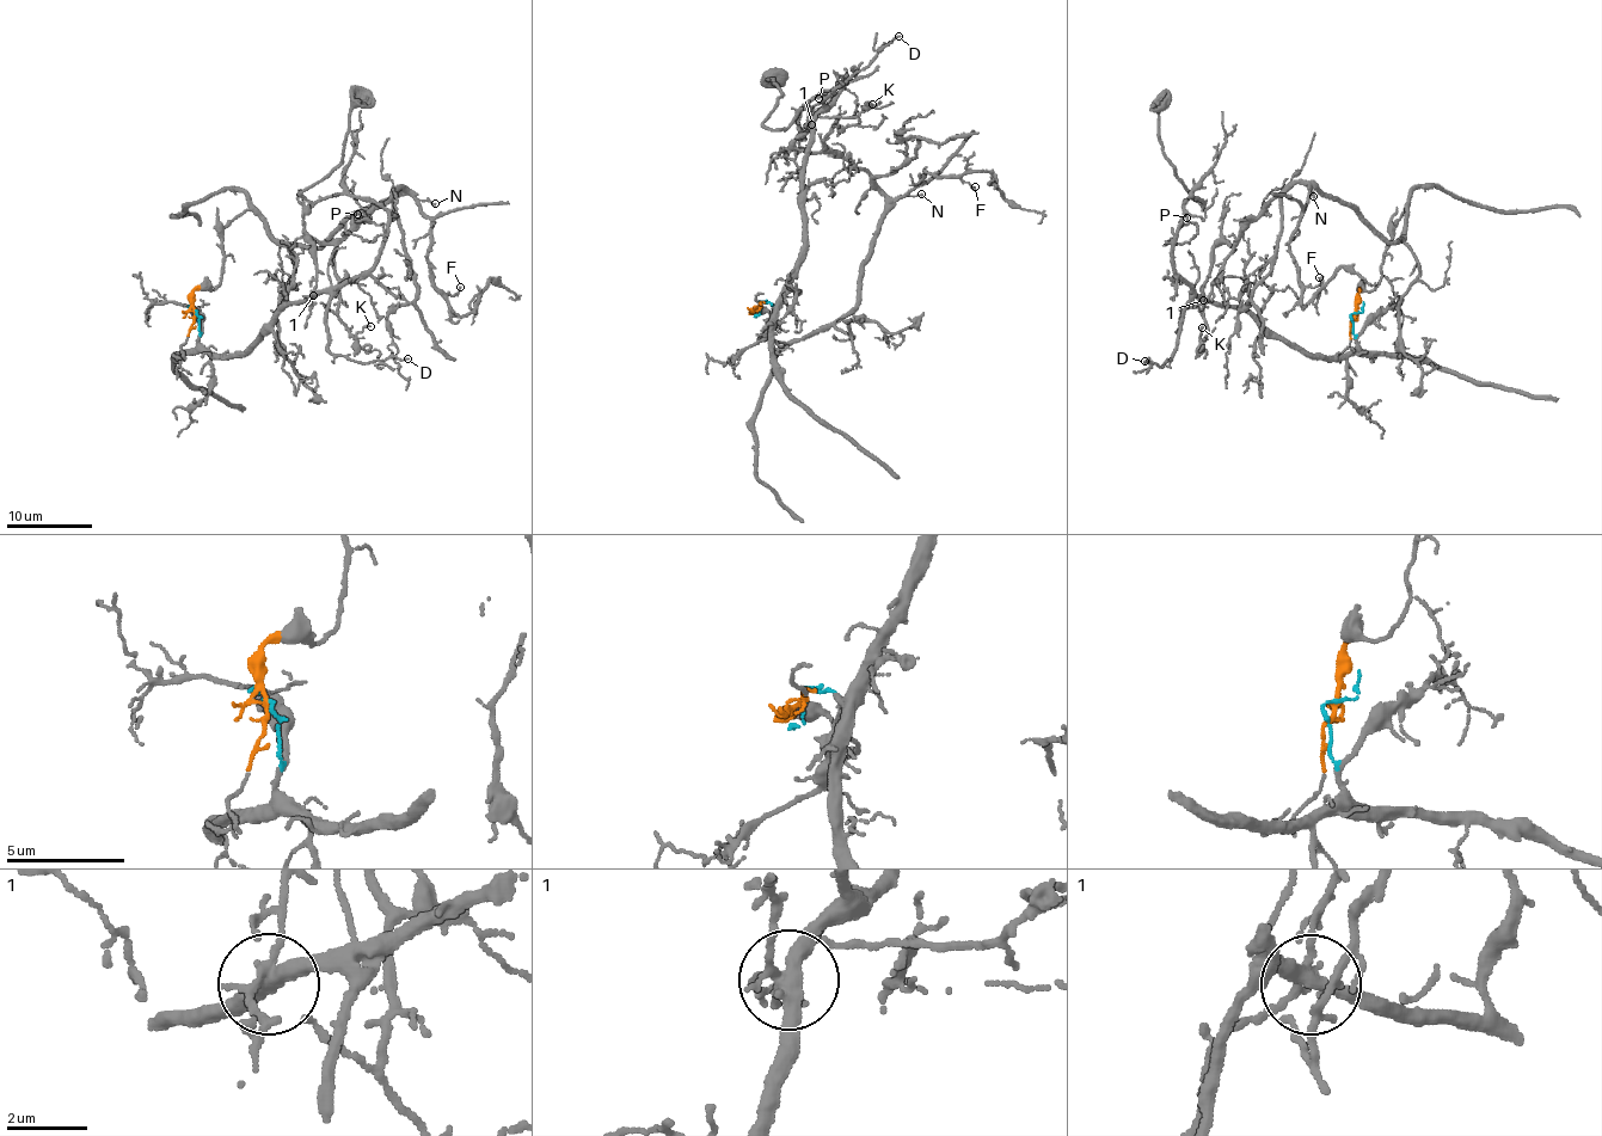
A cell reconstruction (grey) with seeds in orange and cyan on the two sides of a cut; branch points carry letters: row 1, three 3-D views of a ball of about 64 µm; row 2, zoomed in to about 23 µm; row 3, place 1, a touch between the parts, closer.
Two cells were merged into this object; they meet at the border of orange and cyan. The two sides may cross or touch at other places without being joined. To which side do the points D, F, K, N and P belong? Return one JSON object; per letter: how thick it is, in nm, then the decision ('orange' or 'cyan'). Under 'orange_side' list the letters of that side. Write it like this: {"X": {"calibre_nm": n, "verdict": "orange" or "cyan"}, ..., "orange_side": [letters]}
{"D": {"calibre_nm": 100, "verdict": "cyan"}, "F": {"calibre_nm": 110, "verdict": "orange"}, "K": {"calibre_nm": 130, "verdict": "orange"}, "N": {"calibre_nm": 120, "verdict": "orange"}, "P": {"calibre_nm": 80, "verdict": "cyan"}, "orange_side": ["F", "K", "N"]}

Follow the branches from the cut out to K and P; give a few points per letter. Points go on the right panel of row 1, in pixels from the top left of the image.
K: (1355, 314), (1409, 208), (1393, 241), (1350, 204), (1294, 183), (1247, 222), (1210, 283), (1203, 338), (1202, 326)
P: (1356, 314), (1357, 344), (1343, 356), (1312, 357), (1269, 338), (1243, 309), (1195, 296), (1173, 271), (1185, 218)

